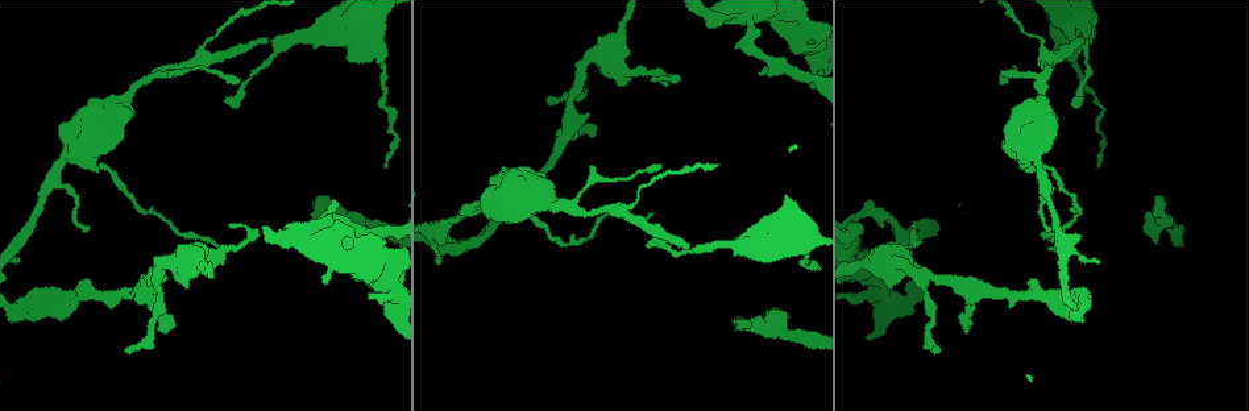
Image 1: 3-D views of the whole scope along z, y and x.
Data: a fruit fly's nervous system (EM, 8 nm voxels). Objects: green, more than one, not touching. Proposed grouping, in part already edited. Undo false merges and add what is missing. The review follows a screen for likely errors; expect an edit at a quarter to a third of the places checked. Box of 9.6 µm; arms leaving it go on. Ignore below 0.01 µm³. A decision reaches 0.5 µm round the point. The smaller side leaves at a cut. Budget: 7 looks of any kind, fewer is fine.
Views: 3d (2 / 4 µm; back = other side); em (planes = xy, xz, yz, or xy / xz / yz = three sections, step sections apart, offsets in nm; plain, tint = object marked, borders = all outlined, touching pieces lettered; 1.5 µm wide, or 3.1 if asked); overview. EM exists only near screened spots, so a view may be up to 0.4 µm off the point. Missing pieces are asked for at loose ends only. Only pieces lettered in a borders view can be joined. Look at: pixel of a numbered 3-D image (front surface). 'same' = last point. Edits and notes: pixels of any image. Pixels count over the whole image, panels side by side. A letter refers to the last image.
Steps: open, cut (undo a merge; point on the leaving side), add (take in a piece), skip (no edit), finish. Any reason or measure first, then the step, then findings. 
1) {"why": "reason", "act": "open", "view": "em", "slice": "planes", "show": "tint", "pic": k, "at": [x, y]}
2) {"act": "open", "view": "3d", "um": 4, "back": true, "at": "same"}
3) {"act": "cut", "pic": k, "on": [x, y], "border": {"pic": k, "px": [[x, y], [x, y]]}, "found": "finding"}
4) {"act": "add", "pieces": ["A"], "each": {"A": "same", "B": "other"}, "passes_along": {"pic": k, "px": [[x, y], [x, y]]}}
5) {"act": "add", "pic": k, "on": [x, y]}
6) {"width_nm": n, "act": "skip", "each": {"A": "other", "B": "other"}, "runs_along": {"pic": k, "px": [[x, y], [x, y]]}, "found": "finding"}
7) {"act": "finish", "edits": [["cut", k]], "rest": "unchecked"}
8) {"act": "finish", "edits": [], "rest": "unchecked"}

{"why": "closes a loop", "act": "open", "view": "3d", "um": 2, "pic": 1, "at": [798, 49]}

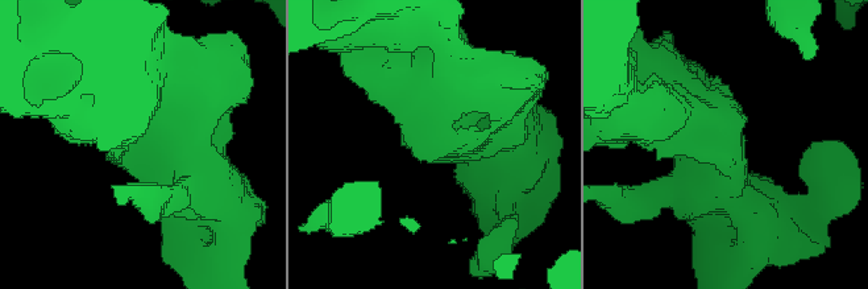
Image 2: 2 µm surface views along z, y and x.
{"act": "open", "view": "em", "slice": "yz", "step": 8, "show": "borders", "pic": 2, "at": [436, 133]}

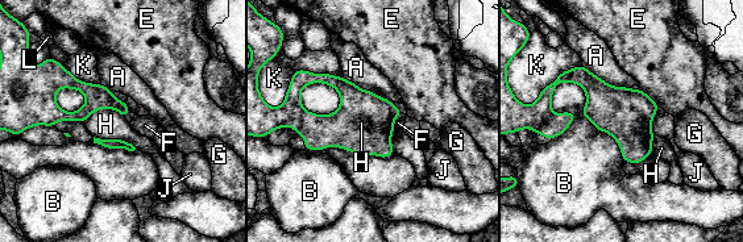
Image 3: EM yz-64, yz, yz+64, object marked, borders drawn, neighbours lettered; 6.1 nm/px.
{"width_nm": 300, "act": "skip", "each": {"A": "other", "B": "other", "E": "other", "F": "other", "G": "other", "H": "other", "J": "other", "K": "other", "L": "other"}, "border": {"pic": 3, "px": [[581, 112], [615, 141], [625, 161]]}, "found": "continuous, no second neuron"}

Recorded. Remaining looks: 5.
{"why": "abrupt turn", "act": "open", "view": "3d", "um": 4, "pic": 1, "at": [328, 218]}

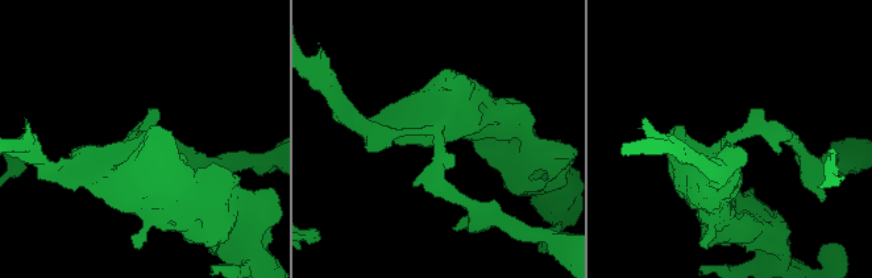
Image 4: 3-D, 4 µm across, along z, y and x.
{"why": "shape alone is not enough", "act": "open", "view": "em", "um": 3.1, "slice": "yz", "step": 8, "show": "tint", "pic": 4, "at": [139, 138]}

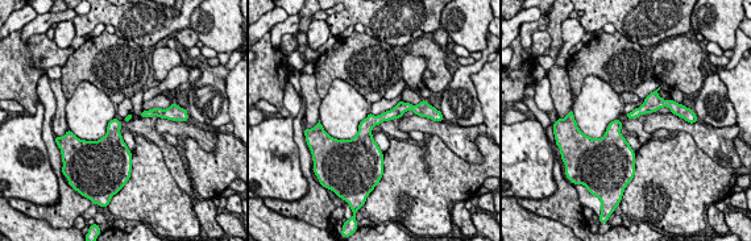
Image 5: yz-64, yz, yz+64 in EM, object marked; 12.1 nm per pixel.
{"why": "another direction", "act": "open", "view": "em", "um": 3.1, "slice": "planes", "show": "borders", "at": "same"}

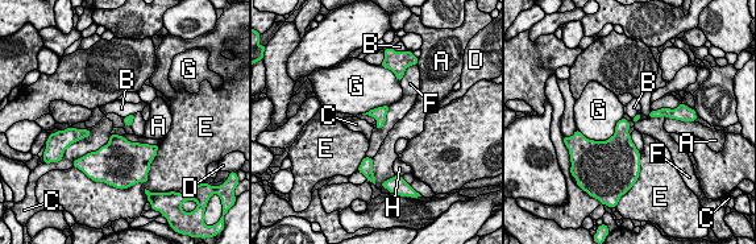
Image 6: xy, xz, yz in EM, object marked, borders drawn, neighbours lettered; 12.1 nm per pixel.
{"act": "skip", "each": {"A": "other", "B": "other", "C": "other", "D": "other", "E": "other", "F": "other", "G": "other", "H": "other"}, "border": {"pic": 6, "px": [[133, 112], [124, 118]]}, "found": "continuous, no second neuron"}

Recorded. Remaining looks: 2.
{"act": "finish", "edits": [], "rest": "unchecked"}

